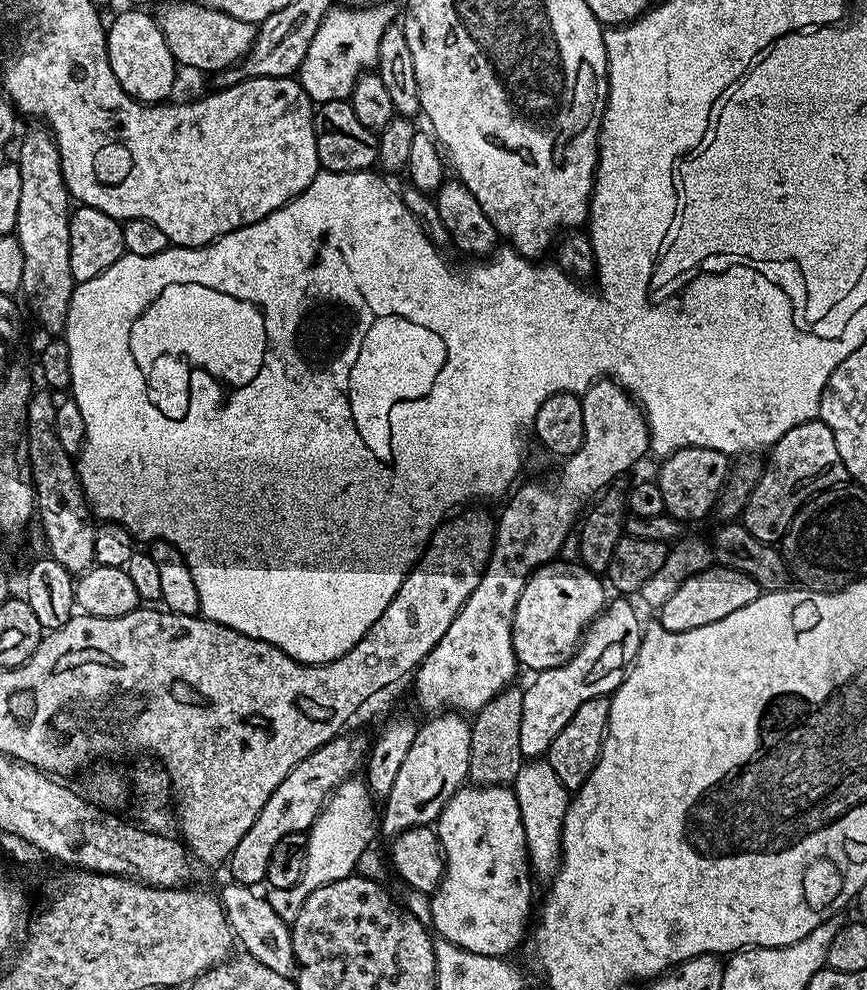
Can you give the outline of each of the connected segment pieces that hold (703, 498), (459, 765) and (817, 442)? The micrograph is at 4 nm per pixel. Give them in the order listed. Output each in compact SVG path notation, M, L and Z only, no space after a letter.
M680 448L664 460L658 483L665 503L664 511L676 520L700 520L717 507L730 475L730 463L716 448Z
M444 710L429 715L428 721L416 729L414 746L402 761L398 769L398 778L394 778L394 787L382 804L382 819L378 828L385 837L391 838L408 828L417 828L423 824L431 825L440 817L446 802L469 779L471 723L463 720L456 710Z
M819 418L810 422L802 422L802 426L794 426L794 430L782 434L773 444L776 445L772 448L772 464L765 463L763 465L760 480L754 486L744 507L742 523L746 531L754 534L754 538L758 538L758 542L776 546L781 543L784 532L799 509L821 492L843 485L848 471L842 462L842 454L838 454L838 442L834 442L834 434L830 430L830 426L826 426Z

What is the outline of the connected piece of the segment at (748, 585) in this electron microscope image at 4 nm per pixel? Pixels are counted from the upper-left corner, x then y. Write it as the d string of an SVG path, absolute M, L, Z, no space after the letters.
M713 566L702 570L702 574L694 574L694 578L686 578L682 586L671 589L660 608L658 623L671 632L694 630L698 626L710 626L710 622L718 622L718 618L726 618L726 614L734 614L734 610L742 610L742 606L750 606L760 596L762 589L754 578L736 568Z

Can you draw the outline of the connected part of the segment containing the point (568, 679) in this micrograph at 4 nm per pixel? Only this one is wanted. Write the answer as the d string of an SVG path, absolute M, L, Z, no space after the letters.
M609 599L605 603L604 609L584 629L584 635L580 638L576 652L566 663L560 664L556 668L548 668L545 672L535 673L536 681L524 688L520 745L525 758L543 757L554 742L554 738L558 738L562 726L566 726L566 722L570 722L570 718L574 718L574 710L578 710L578 706L582 706L582 702L590 702L590 698L595 696L608 696L615 692L618 685L623 682L640 649L642 623L640 624L640 616L636 613L635 606L628 601L631 599L620 599L624 600Z

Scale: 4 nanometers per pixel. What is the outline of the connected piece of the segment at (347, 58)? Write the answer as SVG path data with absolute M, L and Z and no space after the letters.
M377 2L372 8L343 8L337 6L331 8L322 18L322 26L318 26L318 34L314 34L314 42L310 42L310 50L306 50L306 58L302 62L298 73L300 85L306 90L306 94L317 105L335 100L348 100L352 95L356 80L362 72L375 69L378 58L378 42L382 42L382 34L393 23L394 16L384 2Z

